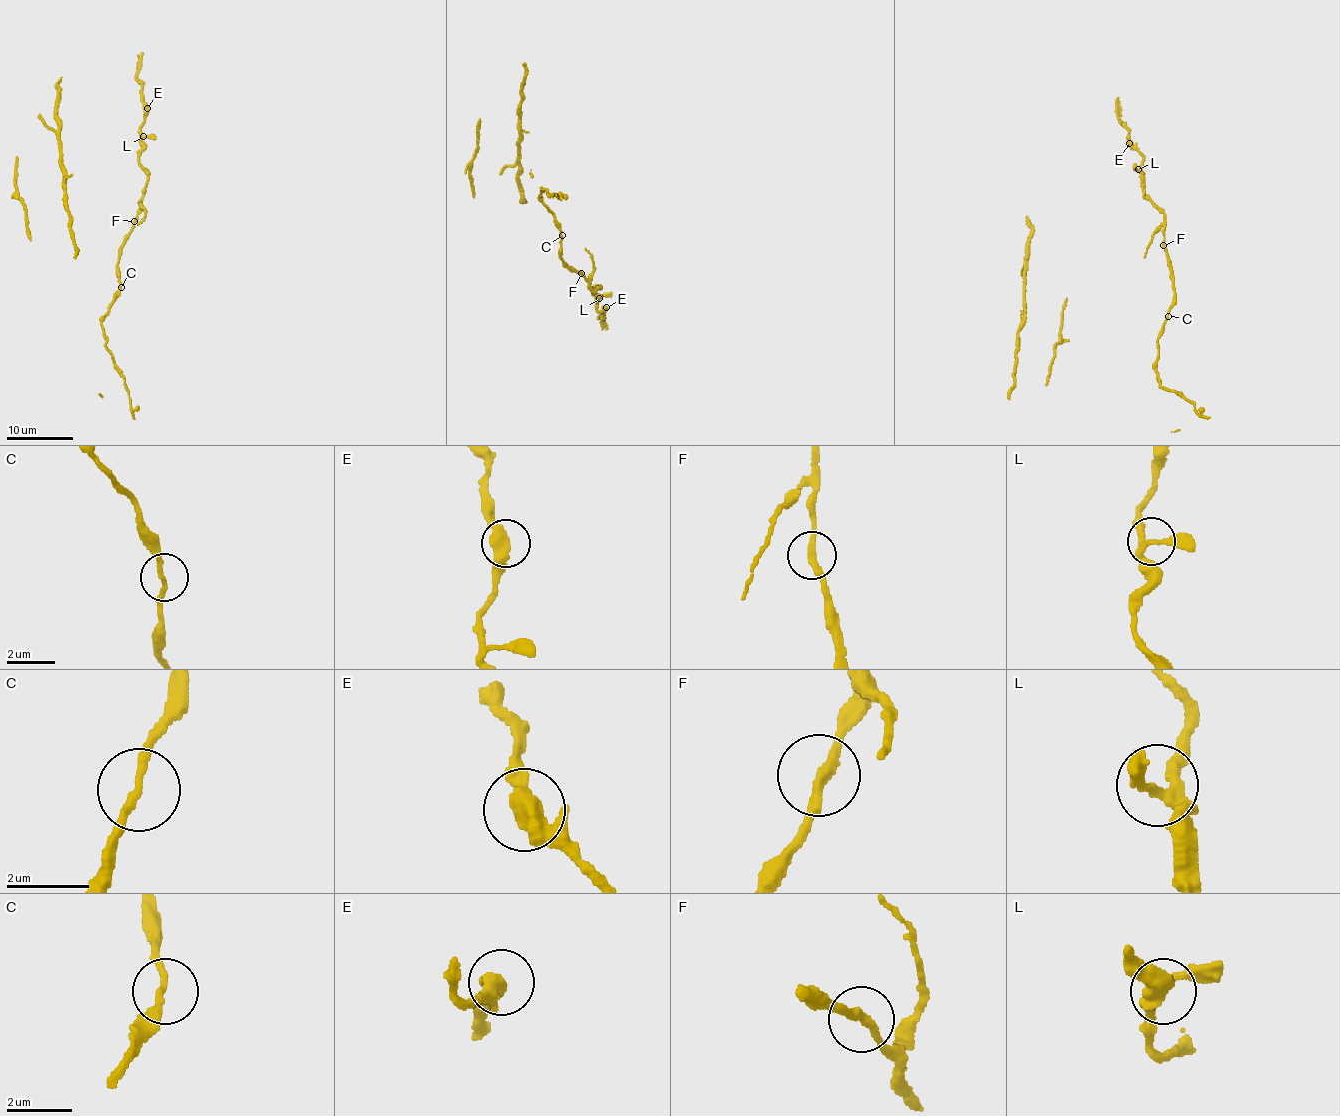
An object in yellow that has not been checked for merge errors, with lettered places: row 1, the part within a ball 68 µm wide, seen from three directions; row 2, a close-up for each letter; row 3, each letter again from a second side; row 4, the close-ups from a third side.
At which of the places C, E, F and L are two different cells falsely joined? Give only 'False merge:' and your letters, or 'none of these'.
False merge: none of these

